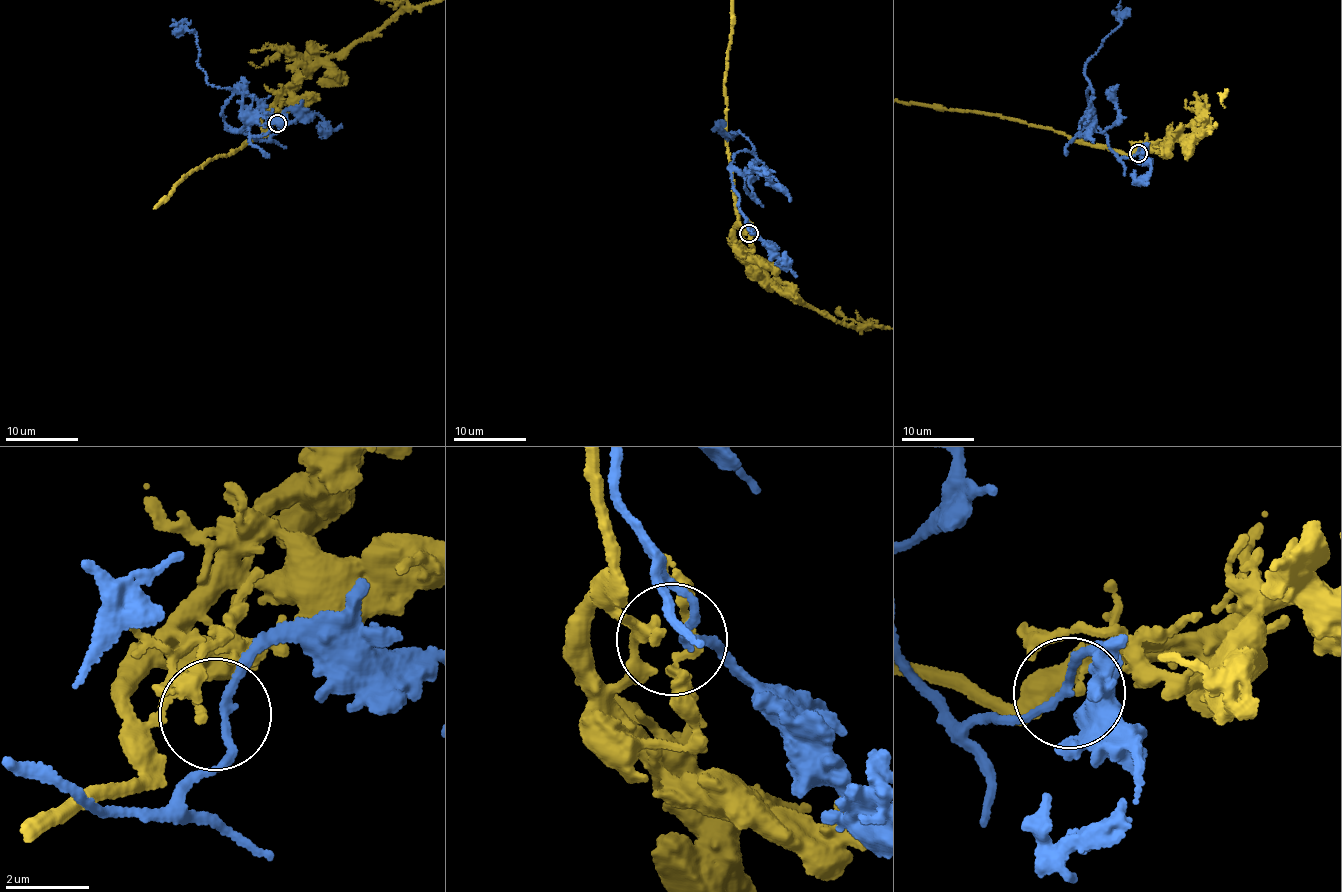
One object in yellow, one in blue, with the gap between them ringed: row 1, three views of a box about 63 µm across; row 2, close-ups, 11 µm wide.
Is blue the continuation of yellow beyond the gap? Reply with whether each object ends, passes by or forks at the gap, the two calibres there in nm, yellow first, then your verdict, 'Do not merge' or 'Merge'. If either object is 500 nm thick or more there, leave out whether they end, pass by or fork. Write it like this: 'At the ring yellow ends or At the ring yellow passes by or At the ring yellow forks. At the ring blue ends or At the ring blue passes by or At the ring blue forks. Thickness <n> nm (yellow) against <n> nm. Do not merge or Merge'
At the ring yellow passes by. At the ring blue passes by. Thickness 170 nm (yellow) against 170 nm. Do not merge

